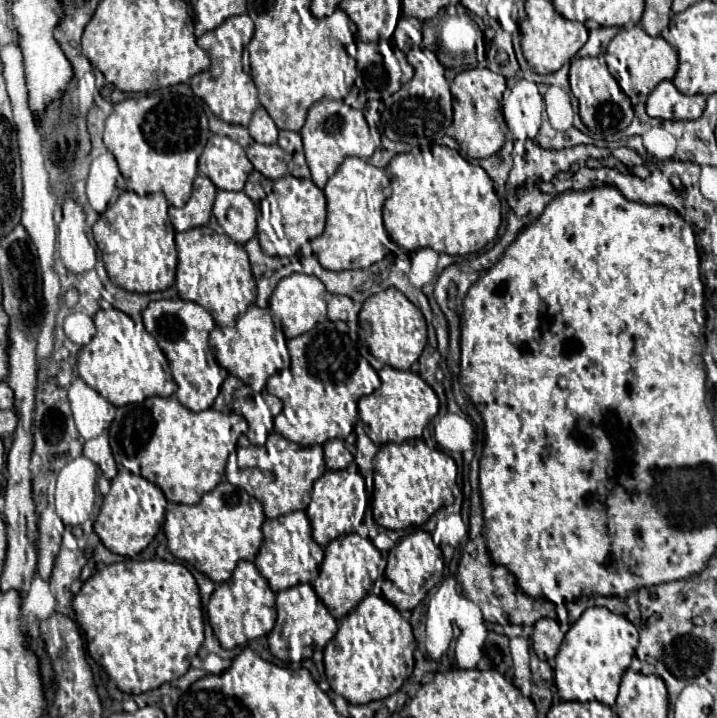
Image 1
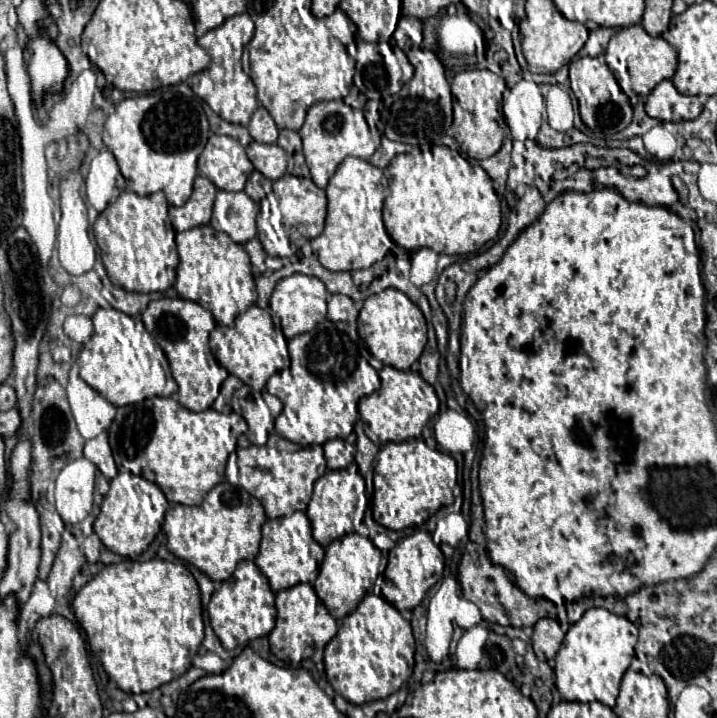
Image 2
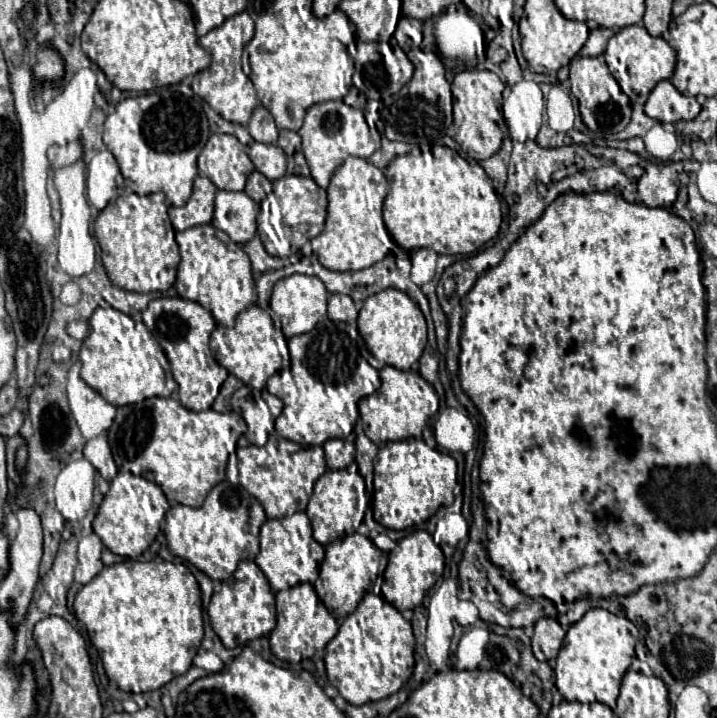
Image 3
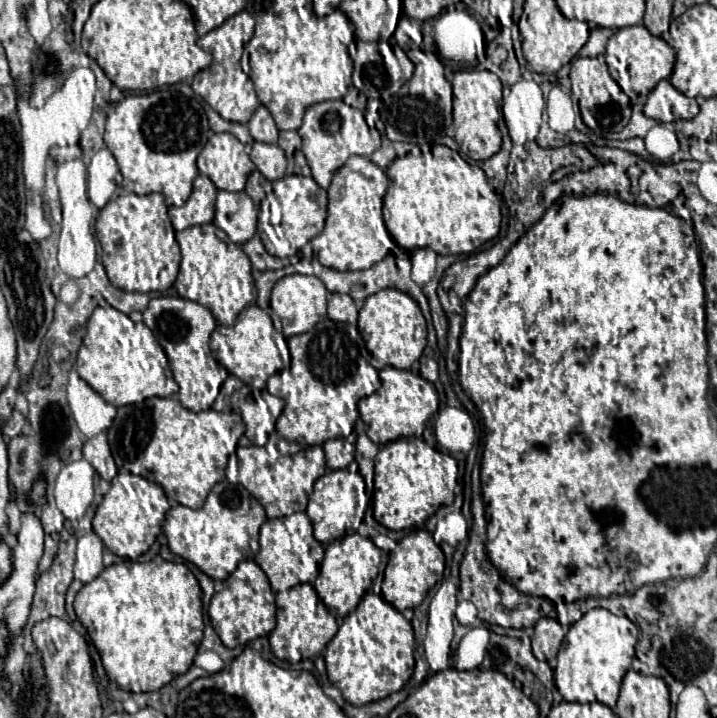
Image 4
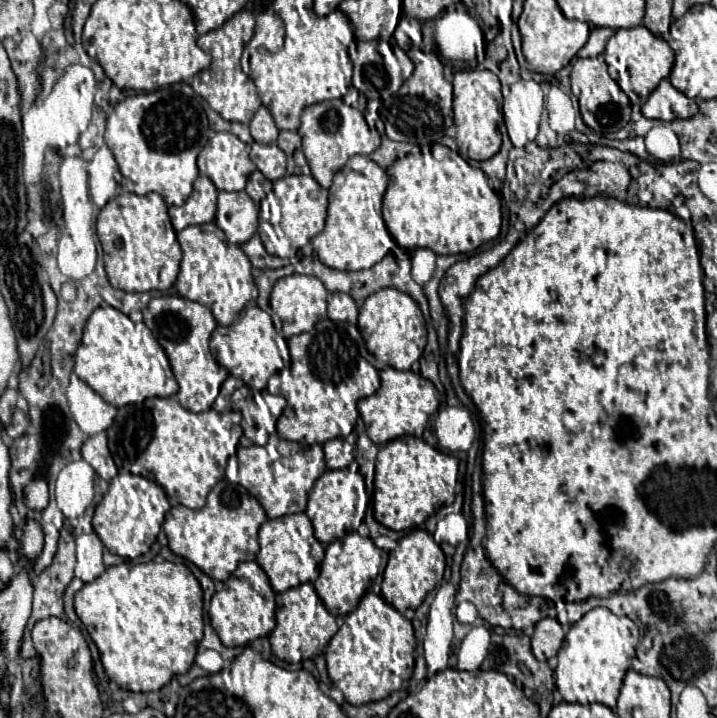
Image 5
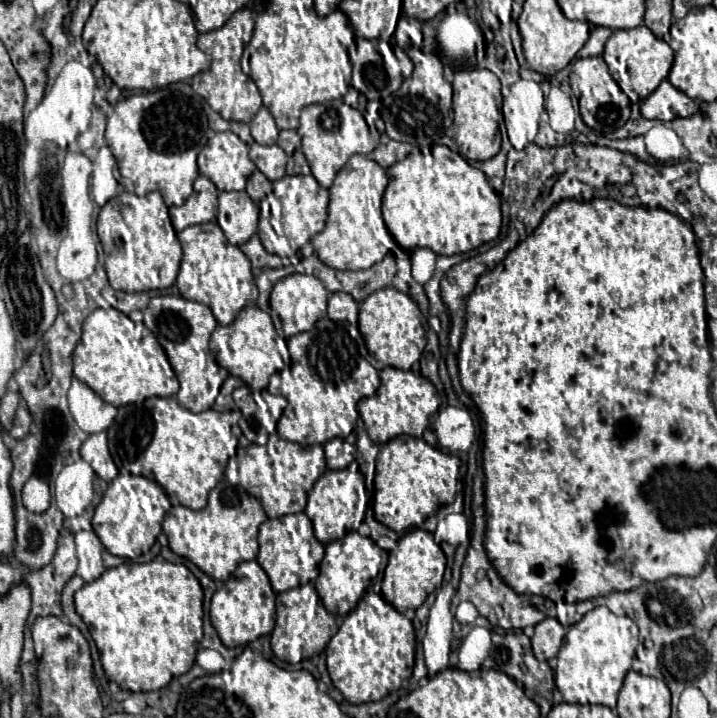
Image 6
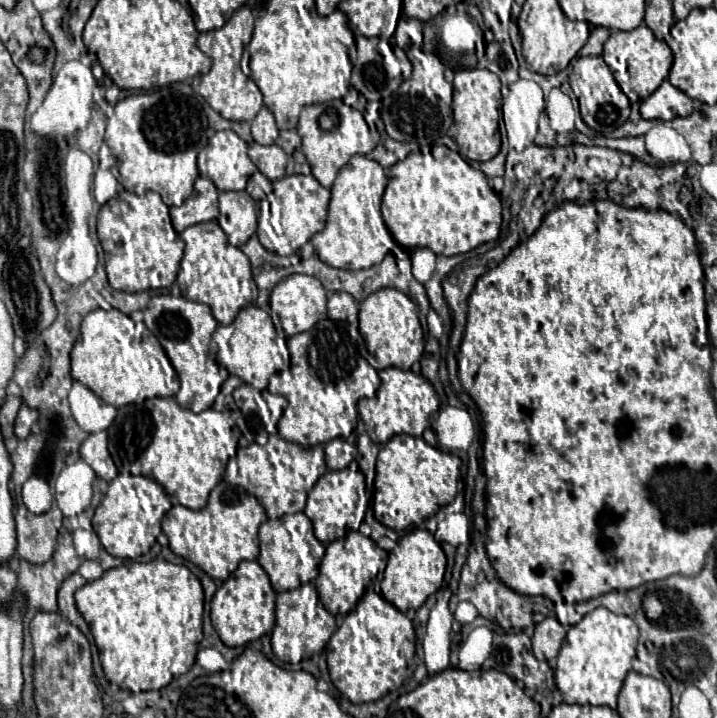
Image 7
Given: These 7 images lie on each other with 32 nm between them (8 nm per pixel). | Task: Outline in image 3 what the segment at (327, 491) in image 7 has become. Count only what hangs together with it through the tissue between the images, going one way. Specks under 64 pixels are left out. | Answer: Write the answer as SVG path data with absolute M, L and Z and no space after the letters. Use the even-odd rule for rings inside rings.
M352 462L342 470L328 470L324 476L320 476L314 484L314 492L310 496L306 514L314 528L314 538L326 546L332 540L344 538L355 532L363 521L365 511L370 505L370 498L366 492L364 478L358 470L356 462Z

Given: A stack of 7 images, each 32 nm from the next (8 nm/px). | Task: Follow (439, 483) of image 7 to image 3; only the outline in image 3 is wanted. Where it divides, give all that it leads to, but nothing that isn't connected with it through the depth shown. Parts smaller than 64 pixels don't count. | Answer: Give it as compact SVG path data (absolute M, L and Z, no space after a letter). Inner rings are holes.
M420 438L386 442L374 460L374 520L390 530L418 528L440 506L450 506L454 502L452 490L456 485L457 462L450 454L426 446Z

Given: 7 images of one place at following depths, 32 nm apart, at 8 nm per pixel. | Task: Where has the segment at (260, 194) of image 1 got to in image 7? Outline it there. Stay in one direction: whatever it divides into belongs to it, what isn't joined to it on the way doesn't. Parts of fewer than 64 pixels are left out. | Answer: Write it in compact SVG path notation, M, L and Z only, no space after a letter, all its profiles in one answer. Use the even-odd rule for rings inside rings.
M257 171L248 180L245 190L256 202L260 202L272 191L272 182L261 172Z

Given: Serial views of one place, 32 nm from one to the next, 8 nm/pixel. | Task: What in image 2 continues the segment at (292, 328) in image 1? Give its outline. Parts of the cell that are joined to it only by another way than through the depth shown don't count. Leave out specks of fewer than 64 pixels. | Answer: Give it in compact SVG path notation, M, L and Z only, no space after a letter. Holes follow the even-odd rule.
M292 274L288 278L282 278L276 284L272 298L270 298L270 308L280 318L284 336L294 338L298 334L310 332L318 322L322 322L326 318L326 298L328 298L328 290L316 276Z

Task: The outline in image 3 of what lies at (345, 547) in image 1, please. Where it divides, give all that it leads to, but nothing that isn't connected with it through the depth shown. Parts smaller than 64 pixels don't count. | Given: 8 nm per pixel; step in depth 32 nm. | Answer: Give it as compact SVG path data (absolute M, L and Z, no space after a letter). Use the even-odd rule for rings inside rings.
M350 534L326 546L326 556L320 566L320 576L314 584L314 590L334 618L344 618L356 610L356 604L370 590L376 576L382 573L386 565L386 557L383 551L372 544L370 538L360 534Z

